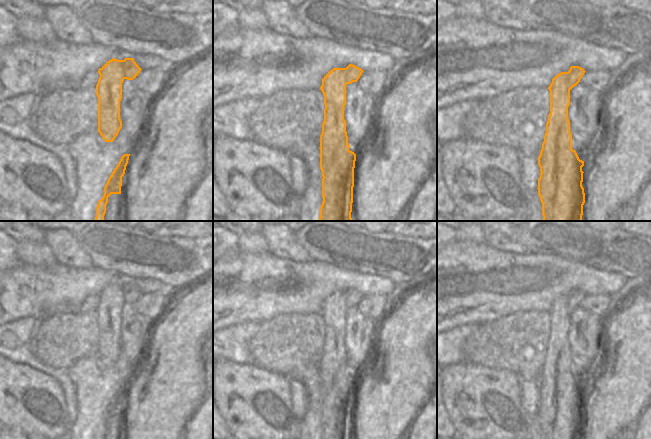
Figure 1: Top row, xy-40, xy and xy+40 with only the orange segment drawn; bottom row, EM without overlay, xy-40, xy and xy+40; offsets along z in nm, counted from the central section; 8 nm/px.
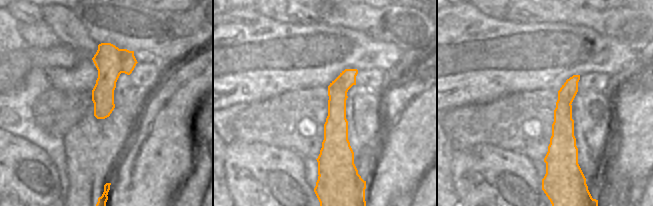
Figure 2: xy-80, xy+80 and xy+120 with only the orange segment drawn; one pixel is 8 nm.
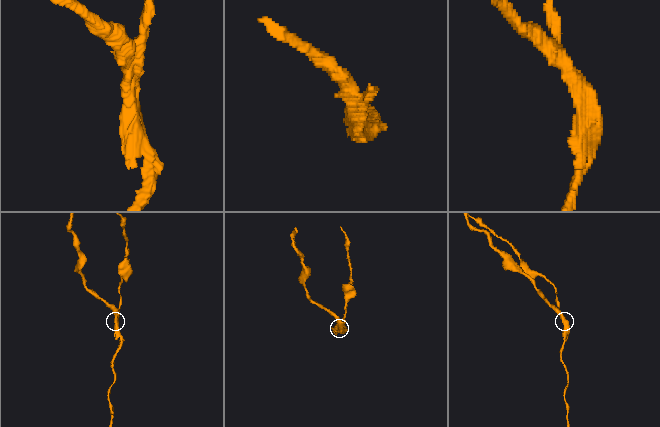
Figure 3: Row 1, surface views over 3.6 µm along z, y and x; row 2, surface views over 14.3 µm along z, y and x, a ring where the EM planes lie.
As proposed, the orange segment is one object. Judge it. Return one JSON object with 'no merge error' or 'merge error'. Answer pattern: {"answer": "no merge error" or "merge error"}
{"answer": "merge error"}

